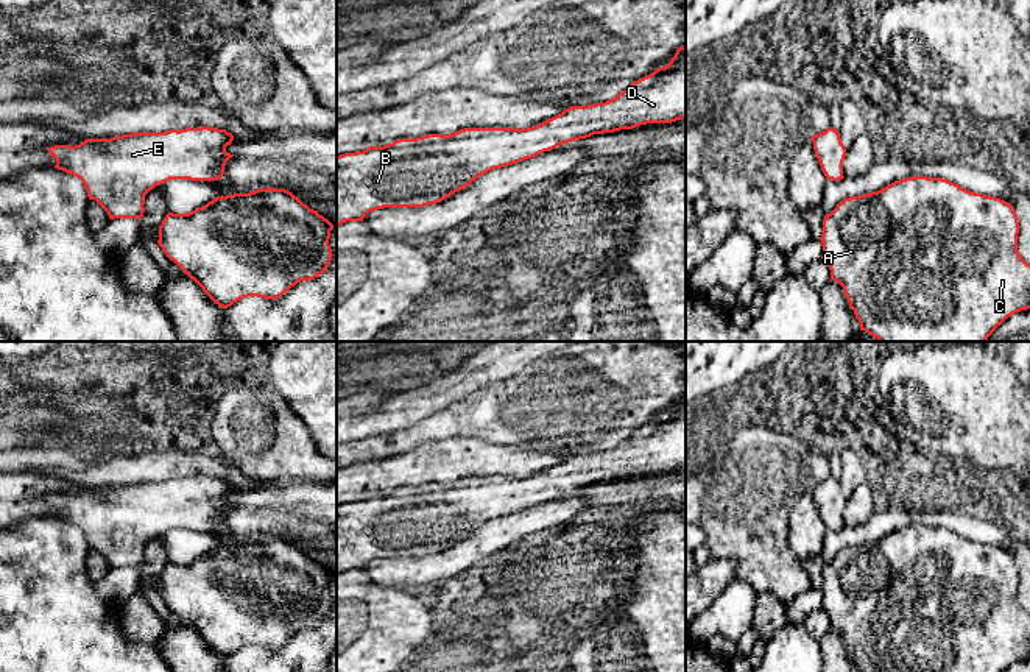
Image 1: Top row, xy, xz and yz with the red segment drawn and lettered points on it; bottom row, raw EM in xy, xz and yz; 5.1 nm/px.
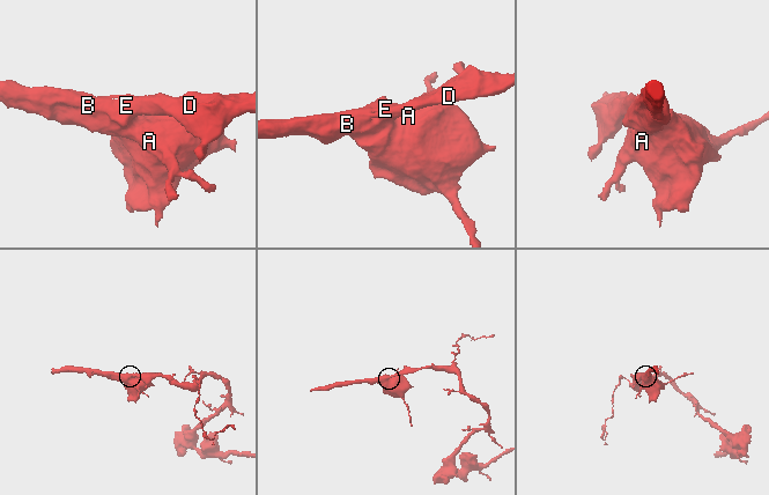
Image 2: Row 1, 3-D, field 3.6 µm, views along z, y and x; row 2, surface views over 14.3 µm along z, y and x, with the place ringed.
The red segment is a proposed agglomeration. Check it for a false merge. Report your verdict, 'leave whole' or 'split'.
leave whole

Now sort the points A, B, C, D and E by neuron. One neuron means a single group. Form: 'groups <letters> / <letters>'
groups A B C D E

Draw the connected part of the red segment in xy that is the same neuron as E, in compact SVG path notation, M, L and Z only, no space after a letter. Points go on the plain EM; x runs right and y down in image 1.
M185 477L164 482L132 482L111 488L86 488L79 494L48 497L56 508L55 518L79 527L89 549L95 549L114 568L137 568L145 561L145 544L170 529L215 530L224 524L232 507L226 500L234 485L218 477Z

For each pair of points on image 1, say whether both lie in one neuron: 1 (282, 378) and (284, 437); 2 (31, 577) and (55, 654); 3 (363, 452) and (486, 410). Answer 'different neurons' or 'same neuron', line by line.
1: different neurons
2: same neuron
3: same neuron

